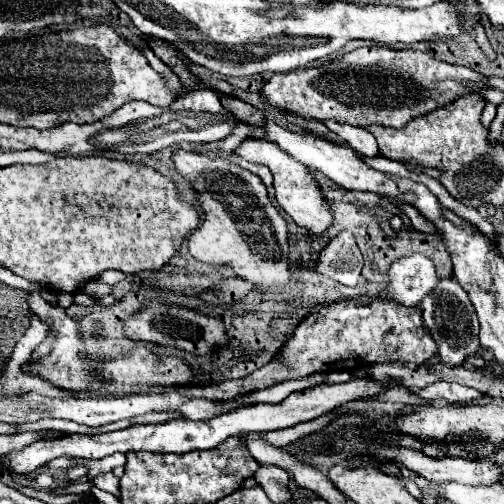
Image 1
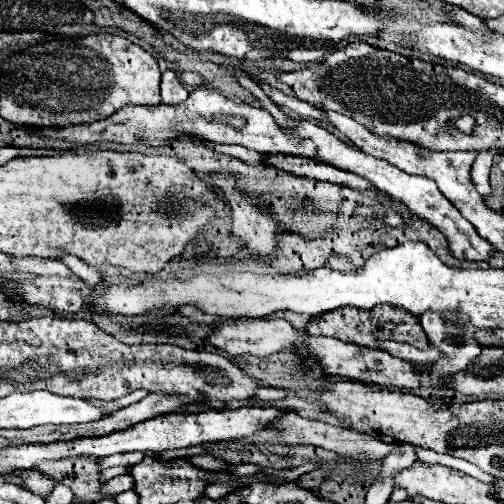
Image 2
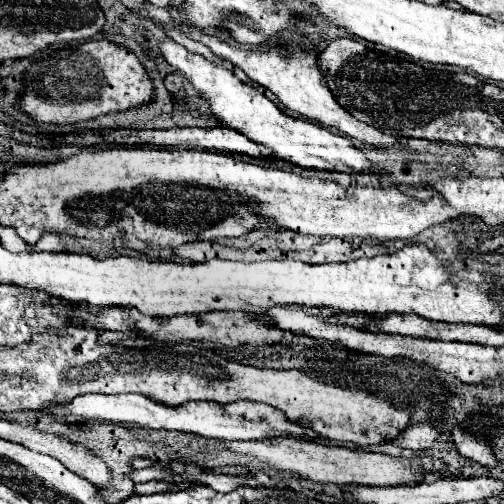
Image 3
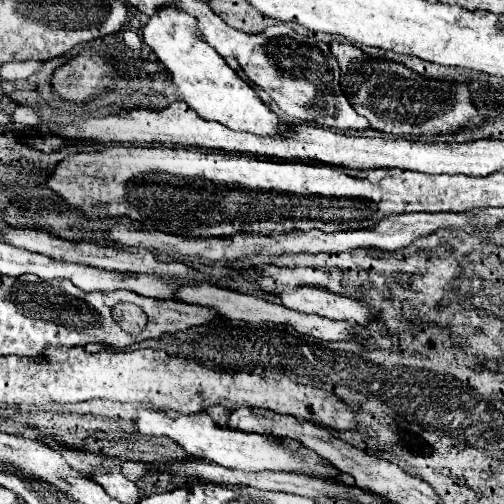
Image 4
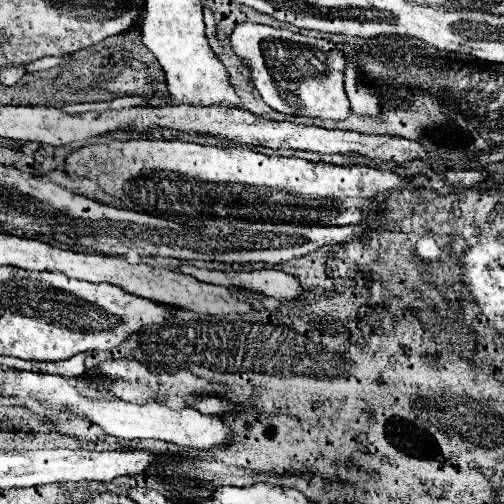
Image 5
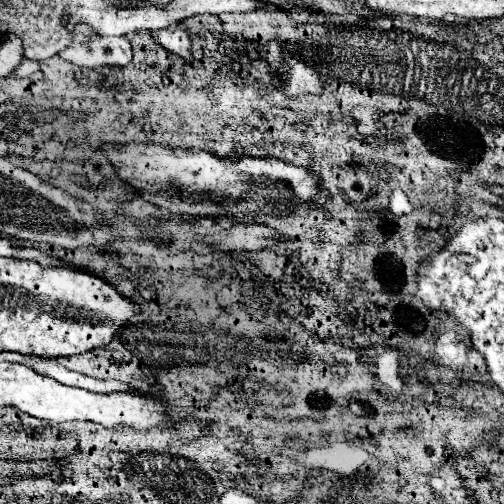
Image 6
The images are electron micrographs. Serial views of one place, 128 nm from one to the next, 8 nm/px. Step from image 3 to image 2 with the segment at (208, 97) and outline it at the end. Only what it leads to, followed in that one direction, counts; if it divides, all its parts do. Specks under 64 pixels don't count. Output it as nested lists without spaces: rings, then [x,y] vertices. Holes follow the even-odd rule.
[[[298,120],[294,128],[286,128],[286,126],[278,126],[282,132],[286,132],[288,136],[292,136],[294,140],[302,142],[302,140],[312,140],[314,146],[316,146],[316,160],[318,162],[324,162],[324,164],[330,164],[338,170],[346,170],[346,172],[352,172],[352,174],[358,174],[366,180],[370,180],[376,190],[384,192],[384,194],[390,194],[390,198],[394,200],[400,200],[408,206],[408,210],[420,218],[424,218],[426,222],[430,222],[432,226],[436,226],[442,234],[446,234],[448,242],[450,242],[450,250],[454,252],[456,258],[460,260],[474,260],[474,262],[480,262],[480,260],[486,260],[492,256],[494,248],[488,240],[484,240],[476,228],[460,214],[458,208],[454,208],[450,204],[450,200],[438,190],[436,182],[430,180],[430,178],[424,178],[424,176],[412,176],[412,174],[406,174],[402,172],[400,168],[384,162],[384,160],[378,160],[378,158],[372,158],[368,154],[364,154],[362,150],[358,150],[356,146],[344,142],[340,136],[336,136],[334,132],[330,132],[328,128],[324,126],[318,126],[316,122],[310,122],[310,120]]]

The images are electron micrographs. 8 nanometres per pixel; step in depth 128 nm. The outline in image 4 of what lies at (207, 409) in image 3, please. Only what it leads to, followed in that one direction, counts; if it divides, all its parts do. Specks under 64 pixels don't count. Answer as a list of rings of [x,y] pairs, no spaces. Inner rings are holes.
[[[212,406],[212,408],[208,408],[208,410],[204,410],[208,416],[212,416],[212,420],[216,420],[216,424],[220,424],[220,426],[228,426],[228,414],[230,414],[230,410],[226,410],[226,408],[220,408],[220,406]]]

